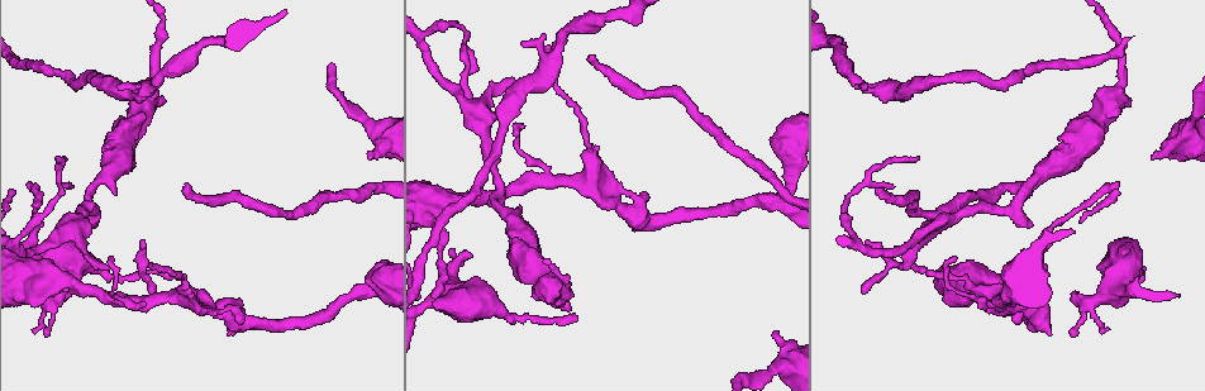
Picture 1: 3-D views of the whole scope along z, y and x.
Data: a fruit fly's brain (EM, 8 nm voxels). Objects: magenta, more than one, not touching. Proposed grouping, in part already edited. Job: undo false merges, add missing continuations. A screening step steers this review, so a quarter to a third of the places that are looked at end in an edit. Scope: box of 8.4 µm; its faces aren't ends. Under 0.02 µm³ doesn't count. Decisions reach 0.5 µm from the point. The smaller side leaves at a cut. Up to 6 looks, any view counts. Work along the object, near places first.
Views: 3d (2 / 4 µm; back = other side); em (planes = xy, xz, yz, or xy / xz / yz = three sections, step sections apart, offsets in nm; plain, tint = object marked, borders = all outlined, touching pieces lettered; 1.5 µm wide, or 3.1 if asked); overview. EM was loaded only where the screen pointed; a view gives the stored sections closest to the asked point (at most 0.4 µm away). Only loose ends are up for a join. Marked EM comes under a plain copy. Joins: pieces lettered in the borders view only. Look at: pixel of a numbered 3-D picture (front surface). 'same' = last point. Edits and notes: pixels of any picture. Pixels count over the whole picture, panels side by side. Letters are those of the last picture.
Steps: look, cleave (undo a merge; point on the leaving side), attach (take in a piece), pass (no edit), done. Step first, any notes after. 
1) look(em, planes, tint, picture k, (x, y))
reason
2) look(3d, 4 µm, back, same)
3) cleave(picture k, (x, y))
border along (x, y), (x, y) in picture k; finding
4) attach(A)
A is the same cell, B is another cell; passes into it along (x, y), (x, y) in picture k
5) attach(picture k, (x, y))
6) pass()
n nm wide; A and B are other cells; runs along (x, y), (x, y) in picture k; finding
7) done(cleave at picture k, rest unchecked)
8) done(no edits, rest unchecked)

look(em, planes, borders, picture 1, (66, 159))
thin end

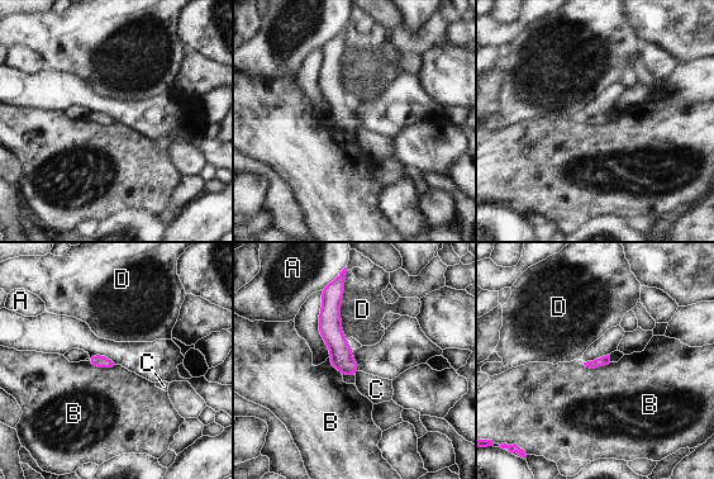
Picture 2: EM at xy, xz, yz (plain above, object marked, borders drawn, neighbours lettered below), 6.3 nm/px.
pass()
D touches over 400 nm; A, B, C and D are other cells; runs along (341, 289), (332, 333), (352, 373) in picture 2; none of them fits

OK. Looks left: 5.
look(3d, 4 µm, picture 1, (589, 54))
end of a long branch

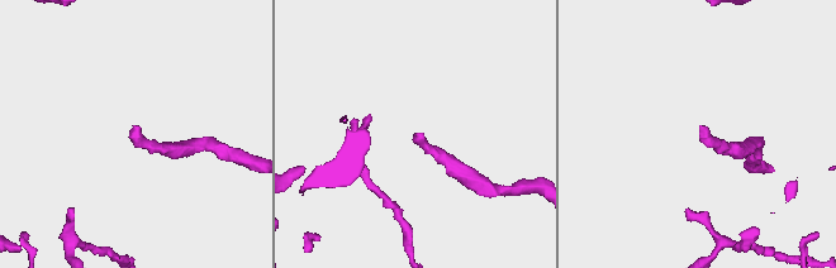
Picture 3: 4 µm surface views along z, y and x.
look(em, planes, borders, picture 3, (132, 125))
shape alone is not enough

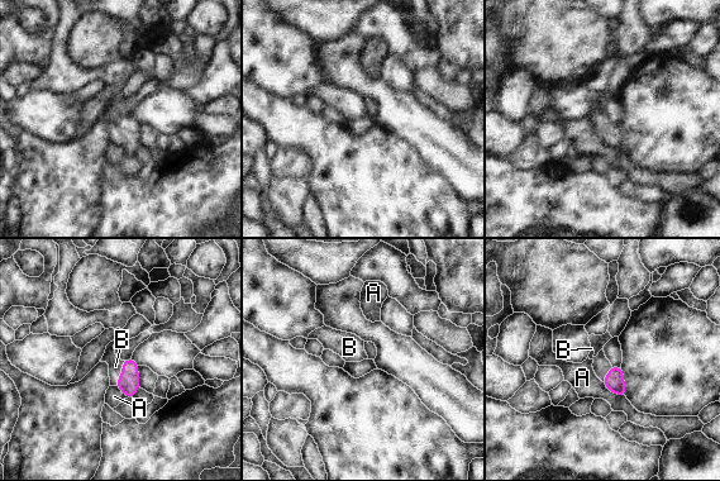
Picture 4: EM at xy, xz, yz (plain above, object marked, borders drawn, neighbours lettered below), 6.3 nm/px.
attach(picture 4, (115, 366))
B is the same cell, A is another cell; passes into it along (128, 381), (120, 374), (115, 366) in picture 4; it goes on there

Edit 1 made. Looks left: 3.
look(em, xy, step 8, borders, picture 1, (183, 279))
thin neck

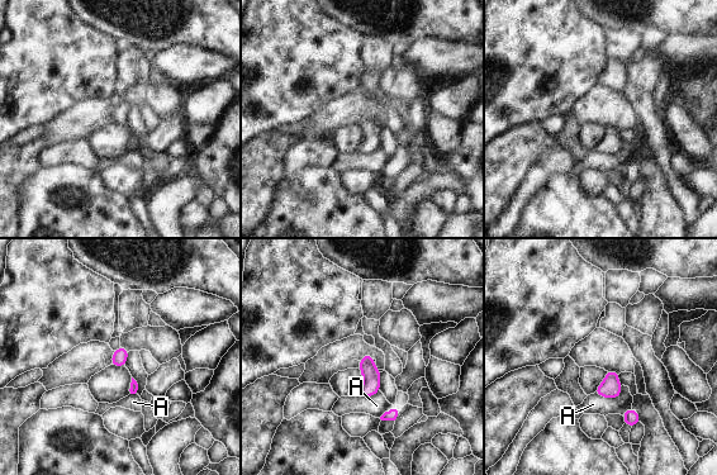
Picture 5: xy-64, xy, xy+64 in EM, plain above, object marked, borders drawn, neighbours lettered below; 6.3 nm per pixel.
pass()
100 nm wide; A is another cell; border along (622, 385), (613, 398), (593, 393) in picture 5; one cell here

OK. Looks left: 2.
done(attach at picture 4, rest unchecked)

